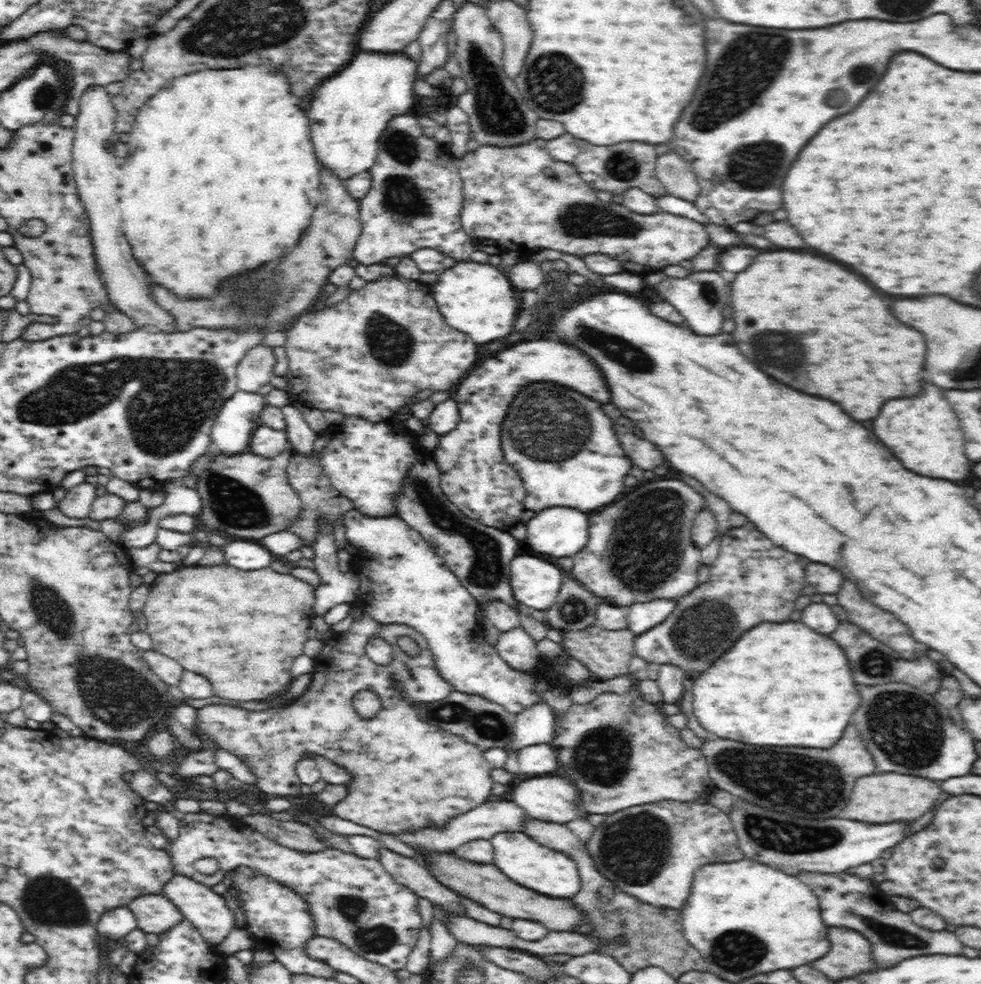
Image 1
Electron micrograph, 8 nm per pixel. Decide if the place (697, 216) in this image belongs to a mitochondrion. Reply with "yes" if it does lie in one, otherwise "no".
no

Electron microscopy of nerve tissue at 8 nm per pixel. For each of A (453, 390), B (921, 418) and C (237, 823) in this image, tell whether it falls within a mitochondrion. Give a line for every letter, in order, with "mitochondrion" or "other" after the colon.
A: other
B: other
C: other

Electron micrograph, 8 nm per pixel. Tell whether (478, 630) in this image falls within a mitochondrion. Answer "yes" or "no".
no

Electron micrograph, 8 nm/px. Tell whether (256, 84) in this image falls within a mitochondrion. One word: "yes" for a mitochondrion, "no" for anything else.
no

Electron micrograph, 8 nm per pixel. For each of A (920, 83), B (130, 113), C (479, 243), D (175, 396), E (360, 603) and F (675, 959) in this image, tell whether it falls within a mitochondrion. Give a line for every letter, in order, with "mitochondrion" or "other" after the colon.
A: other
B: other
C: other
D: mitochondrion
E: other
F: other

